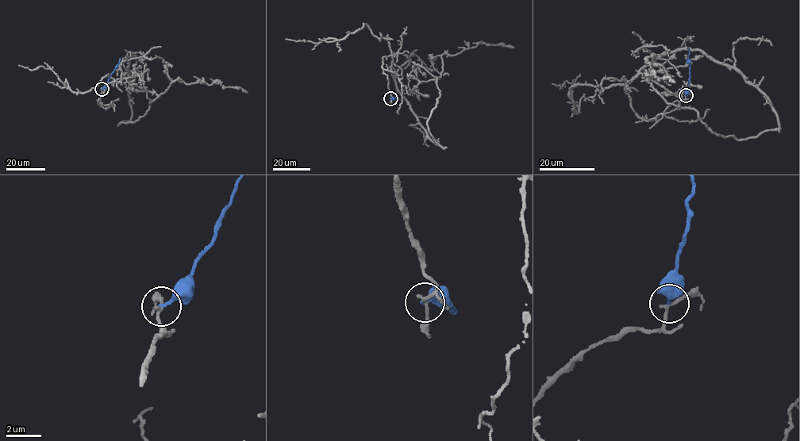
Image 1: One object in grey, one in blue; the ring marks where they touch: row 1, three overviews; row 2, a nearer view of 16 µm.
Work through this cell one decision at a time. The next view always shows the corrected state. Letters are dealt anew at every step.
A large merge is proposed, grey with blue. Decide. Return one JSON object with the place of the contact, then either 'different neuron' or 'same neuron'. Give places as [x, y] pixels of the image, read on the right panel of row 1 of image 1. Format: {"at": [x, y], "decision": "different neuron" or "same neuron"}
{"at": [686, 95], "decision": "different neuron"}

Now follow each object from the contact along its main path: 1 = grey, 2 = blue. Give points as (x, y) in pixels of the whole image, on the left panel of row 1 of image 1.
1: (101, 89), (99, 105), (128, 59), (132, 116), (118, 125), (142, 116), (176, 80), (247, 93)
2: (101, 89), (120, 58)

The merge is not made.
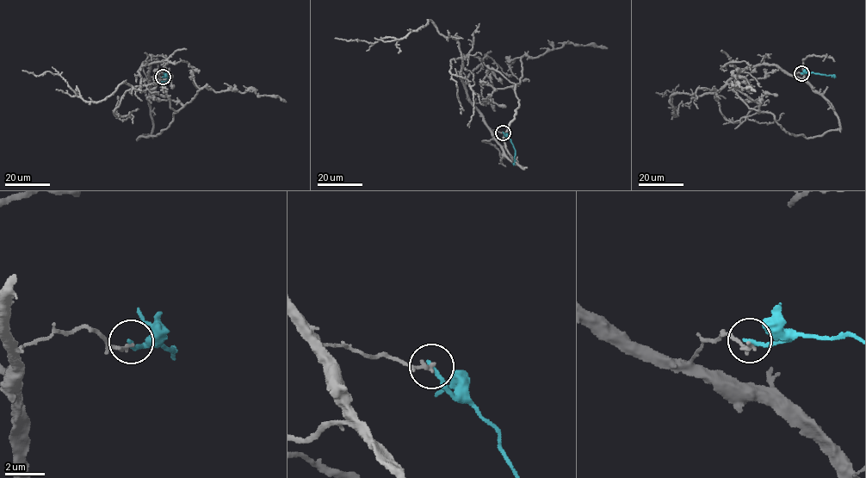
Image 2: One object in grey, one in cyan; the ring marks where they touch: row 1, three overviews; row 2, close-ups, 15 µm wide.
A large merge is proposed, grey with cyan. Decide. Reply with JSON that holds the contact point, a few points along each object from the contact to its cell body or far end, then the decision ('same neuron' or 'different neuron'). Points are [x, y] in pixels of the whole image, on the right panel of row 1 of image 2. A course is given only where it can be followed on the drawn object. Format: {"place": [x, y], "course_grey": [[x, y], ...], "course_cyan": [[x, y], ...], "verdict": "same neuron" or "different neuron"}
{"place": [801, 73], "course_grey": [[801, 73], [795, 76], [829, 103], [839, 129], [807, 138], [786, 133], [735, 86], [756, 91]], "course_cyan": [[801, 72], [835, 77]], "verdict": "different neuron"}

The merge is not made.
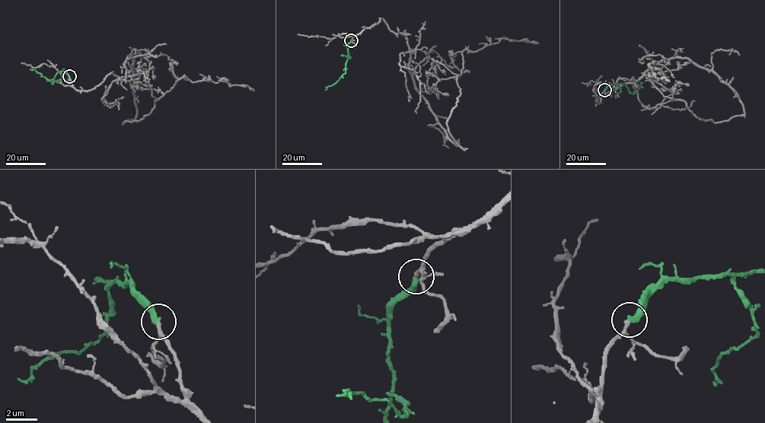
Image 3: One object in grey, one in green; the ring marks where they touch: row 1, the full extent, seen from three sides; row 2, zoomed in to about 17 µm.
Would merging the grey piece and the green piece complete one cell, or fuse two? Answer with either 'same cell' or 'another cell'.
same cell

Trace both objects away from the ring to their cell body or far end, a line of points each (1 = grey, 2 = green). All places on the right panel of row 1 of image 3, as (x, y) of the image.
1: (604, 90), (597, 103), (595, 85), (683, 57), (734, 90), (744, 115), (696, 118), (651, 77), (670, 81)
2: (604, 90), (610, 84), (623, 84), (633, 93), (642, 83)

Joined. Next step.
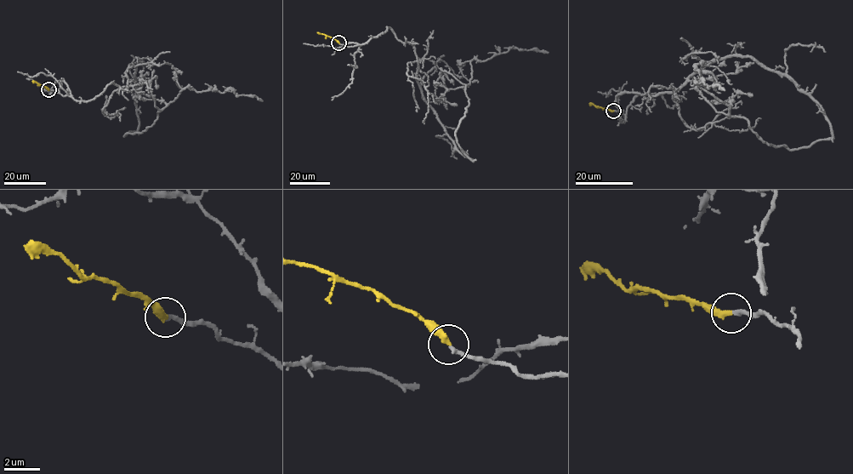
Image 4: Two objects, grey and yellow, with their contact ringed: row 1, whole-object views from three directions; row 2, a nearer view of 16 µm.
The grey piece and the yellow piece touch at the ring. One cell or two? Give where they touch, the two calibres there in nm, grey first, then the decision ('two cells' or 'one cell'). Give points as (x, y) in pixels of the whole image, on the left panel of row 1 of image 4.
at (48, 89); 240 nm thick on the grey side, 360 nm on the other; one cell

